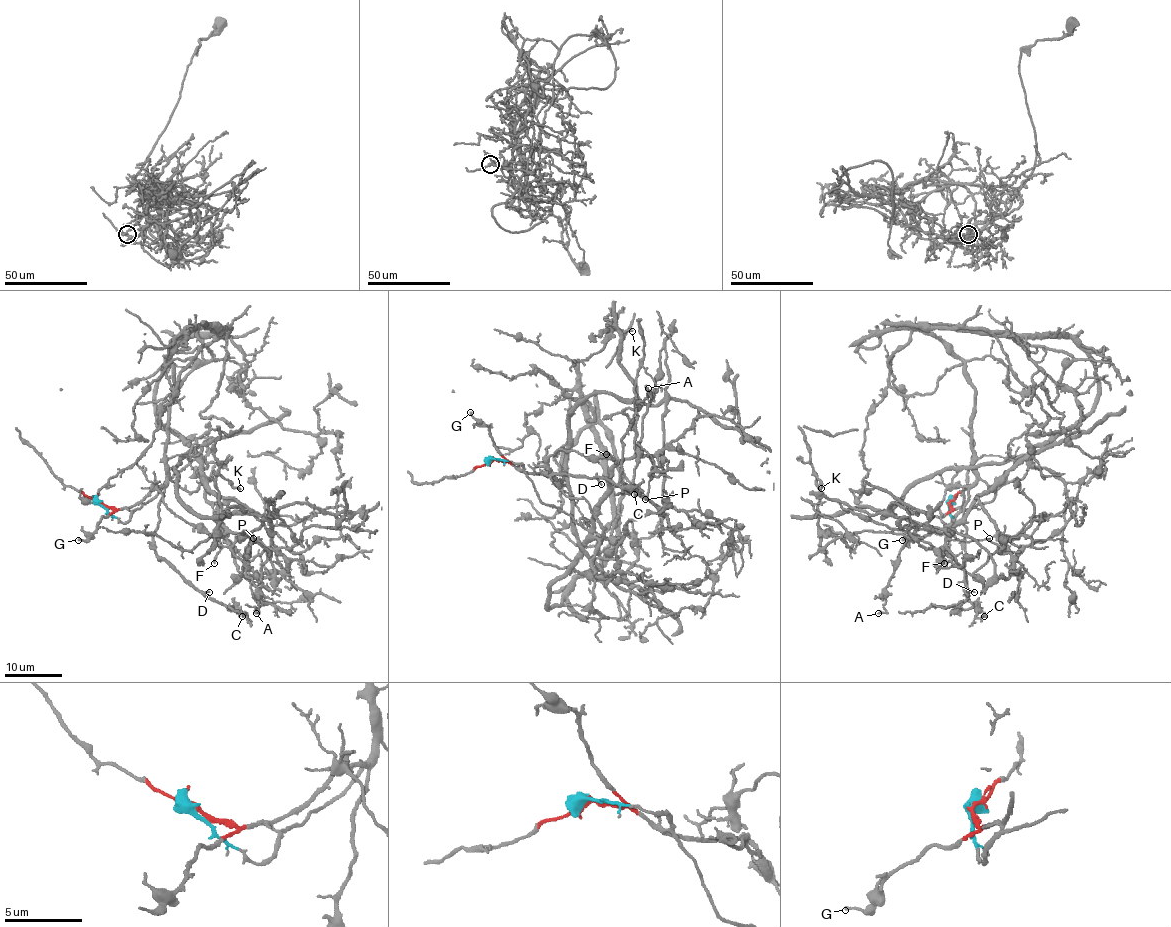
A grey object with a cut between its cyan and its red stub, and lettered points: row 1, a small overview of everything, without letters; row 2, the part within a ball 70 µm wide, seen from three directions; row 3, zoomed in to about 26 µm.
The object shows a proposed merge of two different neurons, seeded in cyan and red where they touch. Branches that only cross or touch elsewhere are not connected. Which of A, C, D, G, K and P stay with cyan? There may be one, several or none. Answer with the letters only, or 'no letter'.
A, K, P

